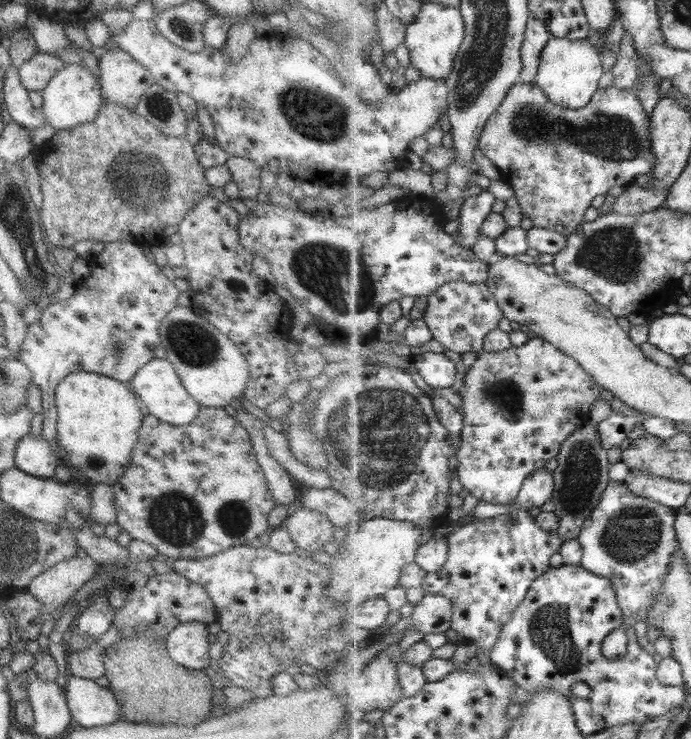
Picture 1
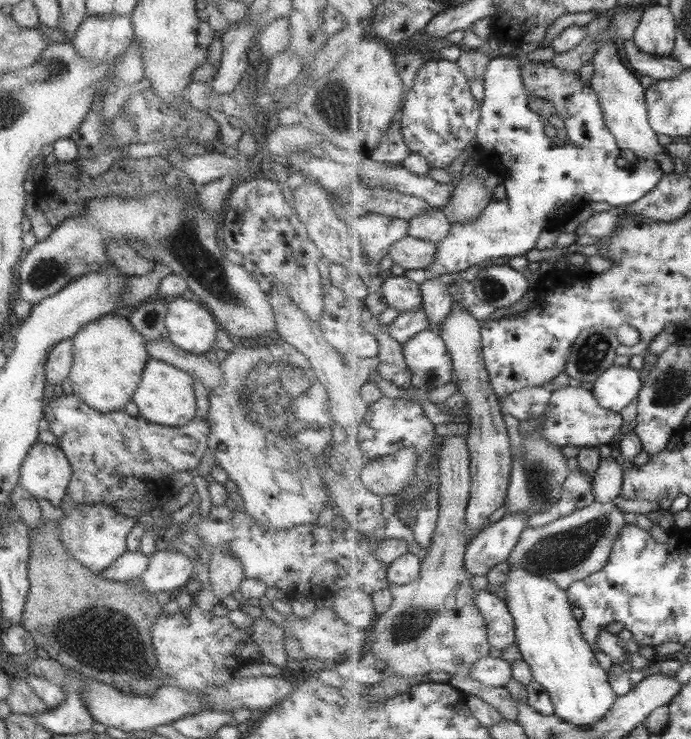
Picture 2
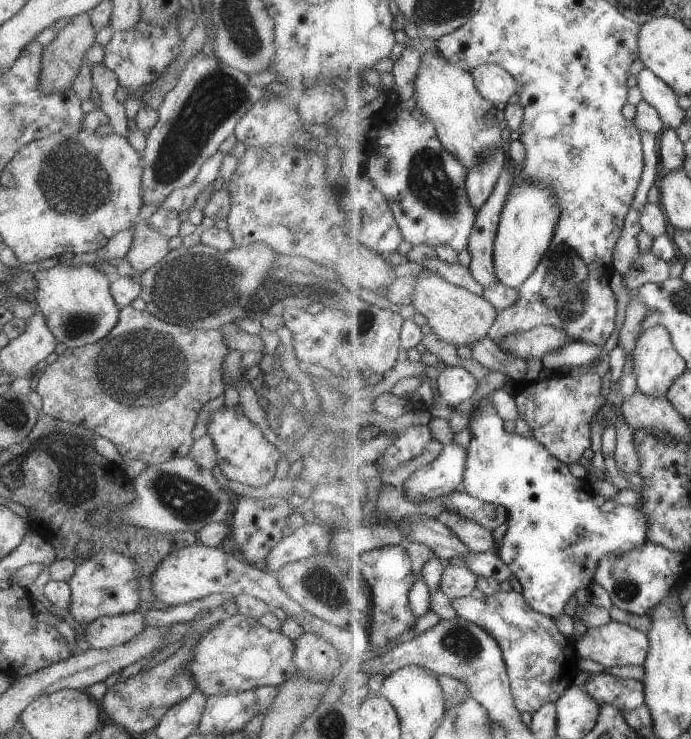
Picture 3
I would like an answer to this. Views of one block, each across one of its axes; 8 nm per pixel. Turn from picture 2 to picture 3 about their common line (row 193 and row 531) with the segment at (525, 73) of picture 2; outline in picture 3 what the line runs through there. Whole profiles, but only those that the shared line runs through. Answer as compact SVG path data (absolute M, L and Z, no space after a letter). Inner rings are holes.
M487 394L487 396L479 401L479 404L476 406L475 410L473 410L471 417L469 418L472 439L470 440L468 447L469 457L464 475L463 488L468 494L479 498L479 500L487 503L494 503L495 505L504 507L505 510L507 510L509 529L507 530L505 538L503 538L503 543L495 546L494 552L496 552L498 556L509 566L509 569L514 573L514 576L521 582L522 593L524 594L525 599L528 600L529 605L536 612L550 617L551 619L555 619L561 614L566 614L565 610L567 610L567 604L569 604L569 600L571 600L571 598L575 597L579 588L583 588L585 584L589 587L592 583L596 582L595 576L599 569L600 561L605 558L606 555L623 555L631 550L637 549L639 546L644 546L649 541L648 533L652 528L652 519L639 505L619 506L615 507L609 513L603 512L603 510L597 506L597 502L595 502L595 496L593 496L591 488L587 486L587 479L578 480L575 478L575 476L571 474L569 466L553 456L553 454L551 454L543 444L540 444L536 440L535 436L532 438L526 438L516 434L515 432L507 434L507 430L503 428L503 420L497 416L497 410L495 410L495 406L491 404L489 395L491 394Z

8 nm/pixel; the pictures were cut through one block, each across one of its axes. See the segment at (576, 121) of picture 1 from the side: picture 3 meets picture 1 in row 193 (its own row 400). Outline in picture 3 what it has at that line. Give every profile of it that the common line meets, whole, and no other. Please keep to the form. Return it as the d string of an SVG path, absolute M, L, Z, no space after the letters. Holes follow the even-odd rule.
M588 372L582 376L549 376L543 380L527 382L521 379L509 379L513 382L513 398L521 416L532 429L536 440L543 444L558 460L564 464L579 463L583 454L591 449L591 428L600 422L604 428L609 420L603 414L607 398L602 395L604 378Z

